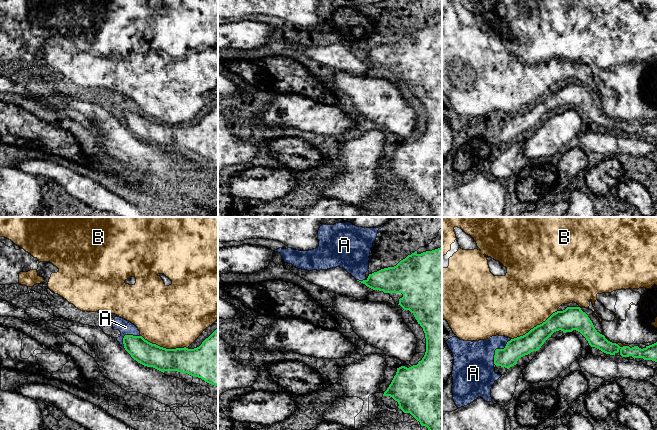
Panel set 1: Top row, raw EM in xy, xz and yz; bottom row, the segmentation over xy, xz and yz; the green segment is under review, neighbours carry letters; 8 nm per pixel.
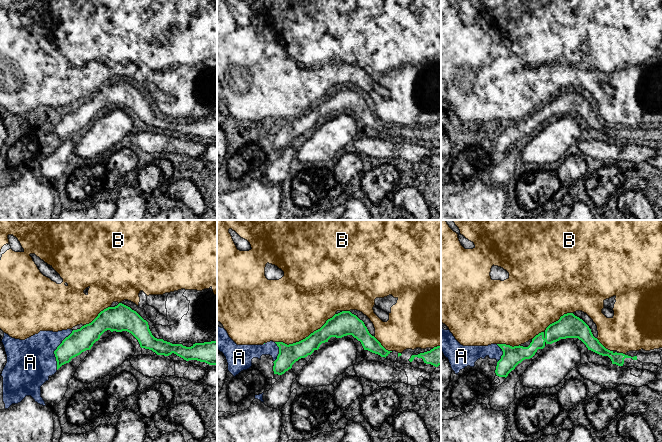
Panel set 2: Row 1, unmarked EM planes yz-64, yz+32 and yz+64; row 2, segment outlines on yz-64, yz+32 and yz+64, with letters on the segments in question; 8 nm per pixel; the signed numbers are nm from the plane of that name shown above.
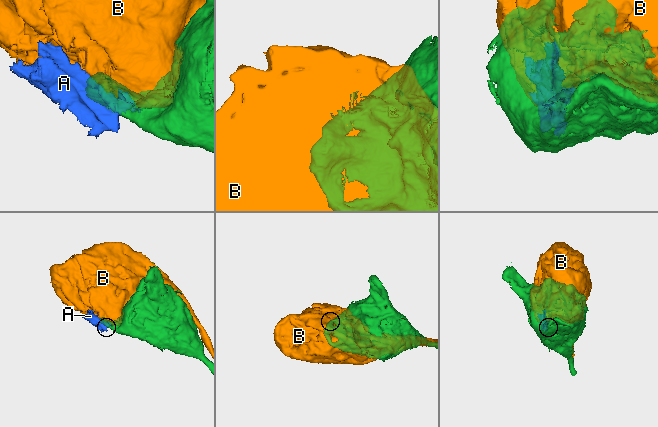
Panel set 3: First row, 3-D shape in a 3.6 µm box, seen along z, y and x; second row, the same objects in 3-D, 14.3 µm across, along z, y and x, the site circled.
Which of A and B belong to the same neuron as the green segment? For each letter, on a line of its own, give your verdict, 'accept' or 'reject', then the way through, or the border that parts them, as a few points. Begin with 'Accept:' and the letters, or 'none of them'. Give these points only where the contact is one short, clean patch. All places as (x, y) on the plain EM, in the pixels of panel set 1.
Accept: none of them
A: reject
B: reject

